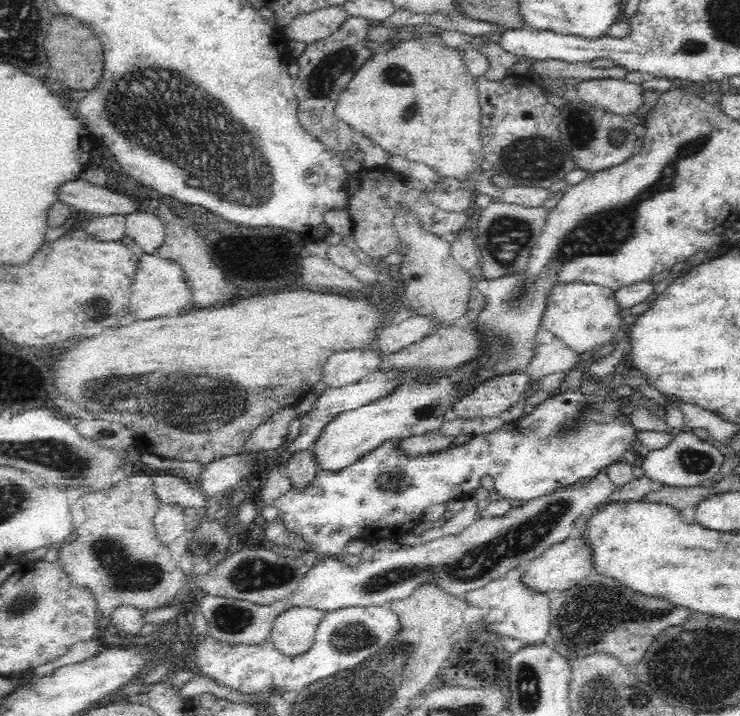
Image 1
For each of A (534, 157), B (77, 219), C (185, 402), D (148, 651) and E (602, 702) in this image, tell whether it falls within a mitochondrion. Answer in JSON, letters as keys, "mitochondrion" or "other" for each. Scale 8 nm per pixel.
{"A":"mitochondrion","B":"other","C":"mitochondrion","D":"other","E":"mitochondrion"}

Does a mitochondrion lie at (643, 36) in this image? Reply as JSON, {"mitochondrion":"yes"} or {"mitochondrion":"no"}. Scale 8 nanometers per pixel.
{"mitochondrion":"no"}

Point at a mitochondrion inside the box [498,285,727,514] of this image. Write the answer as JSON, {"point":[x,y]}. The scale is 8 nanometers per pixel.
{"point":[565,429]}

